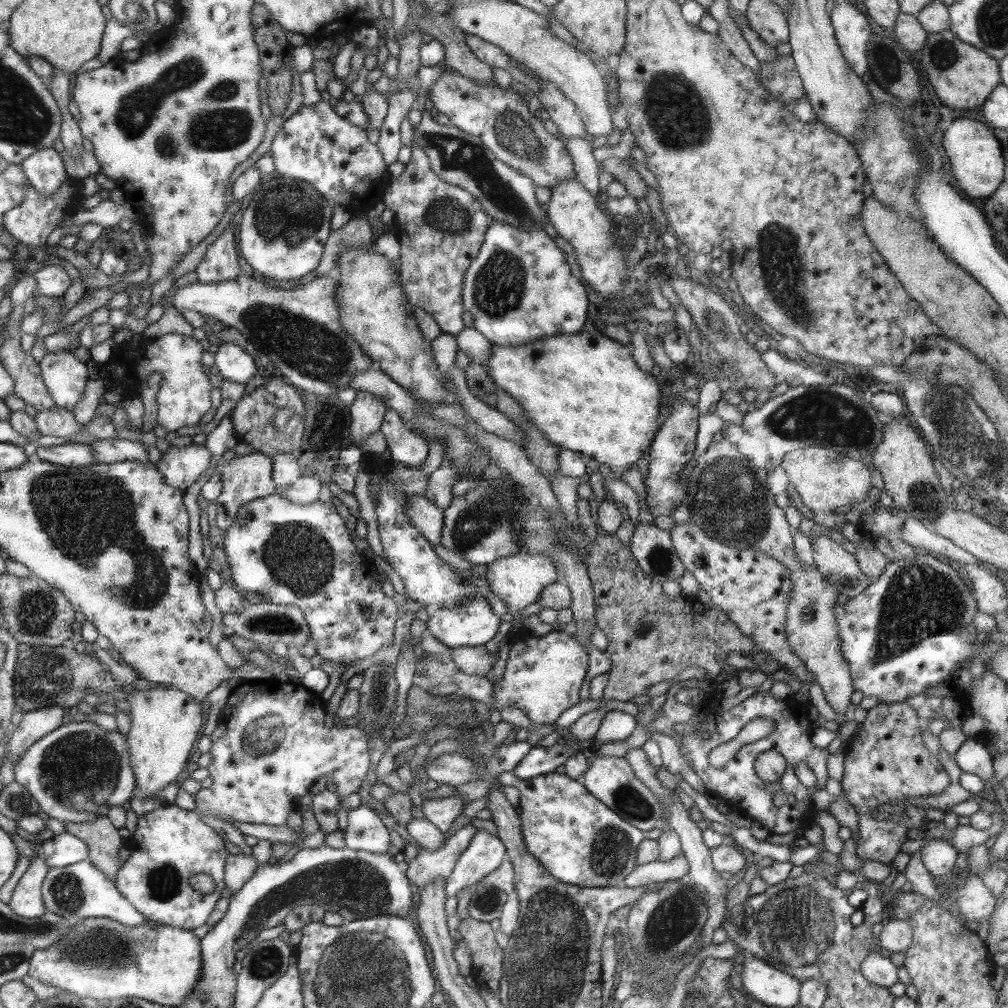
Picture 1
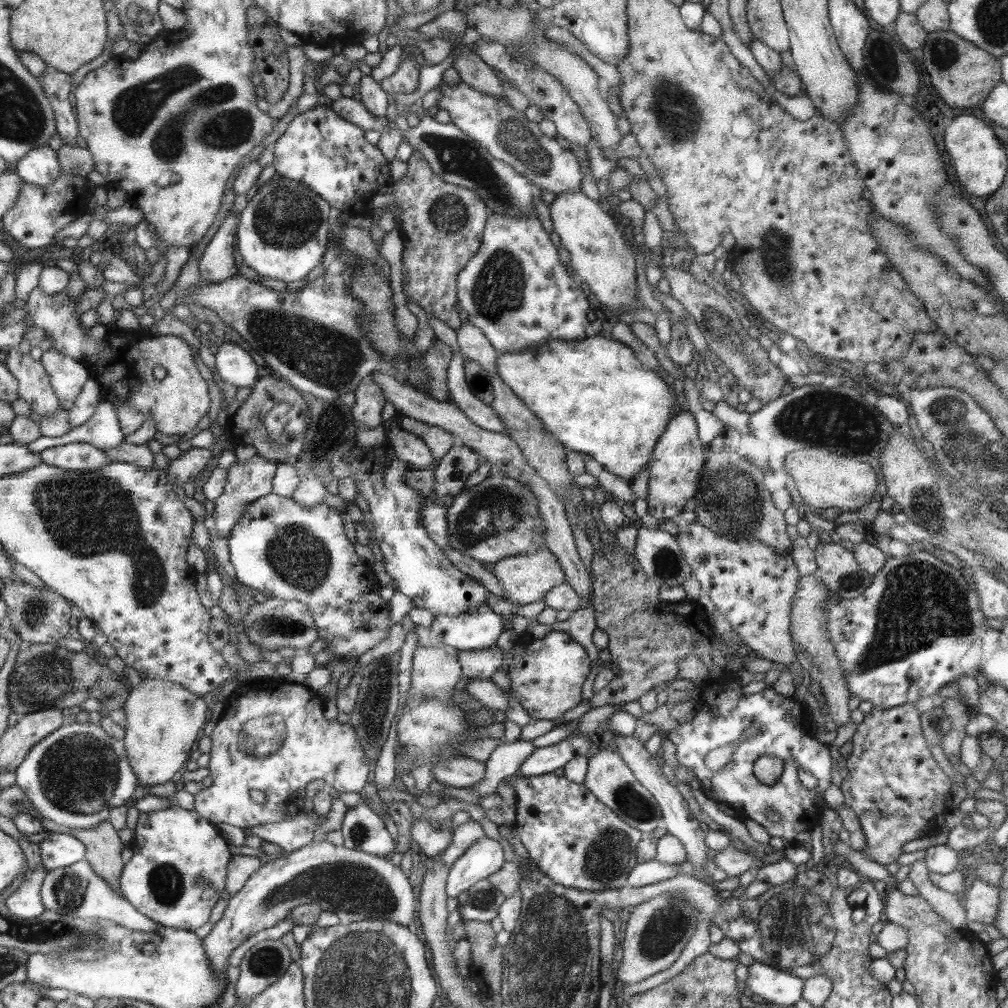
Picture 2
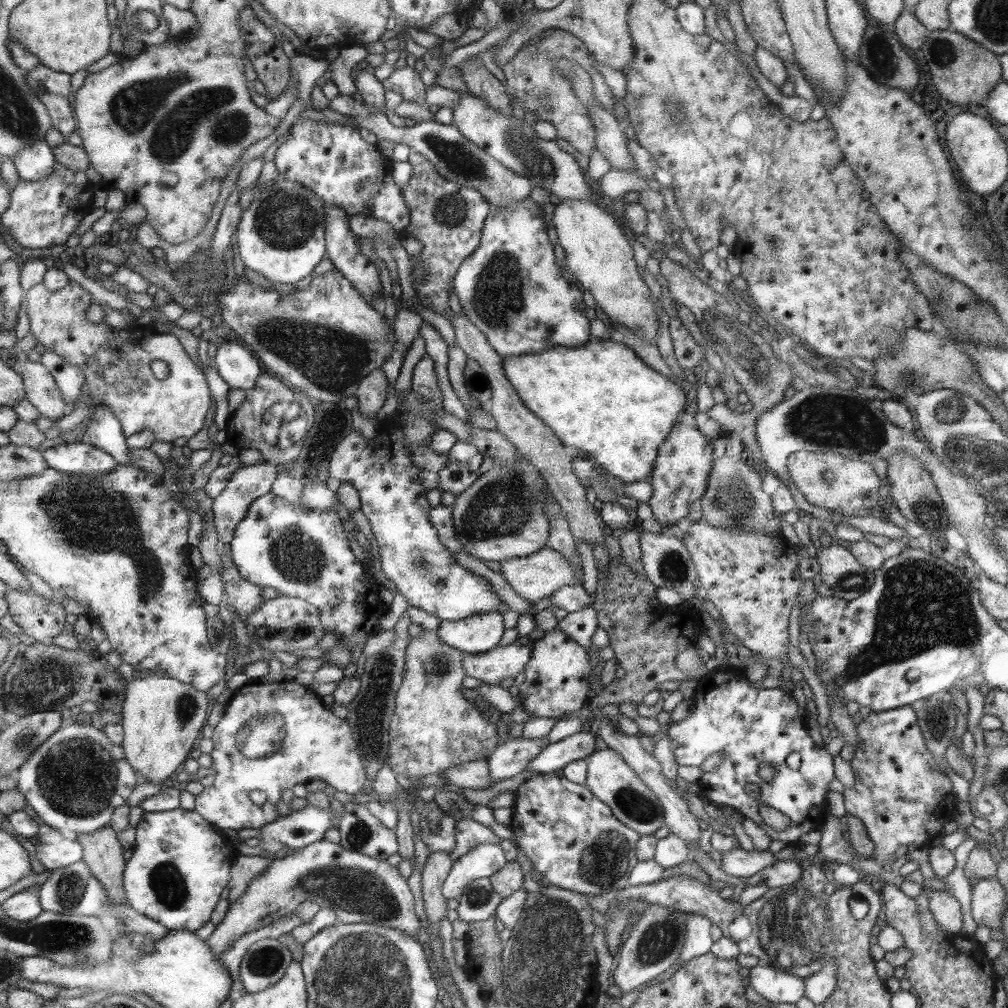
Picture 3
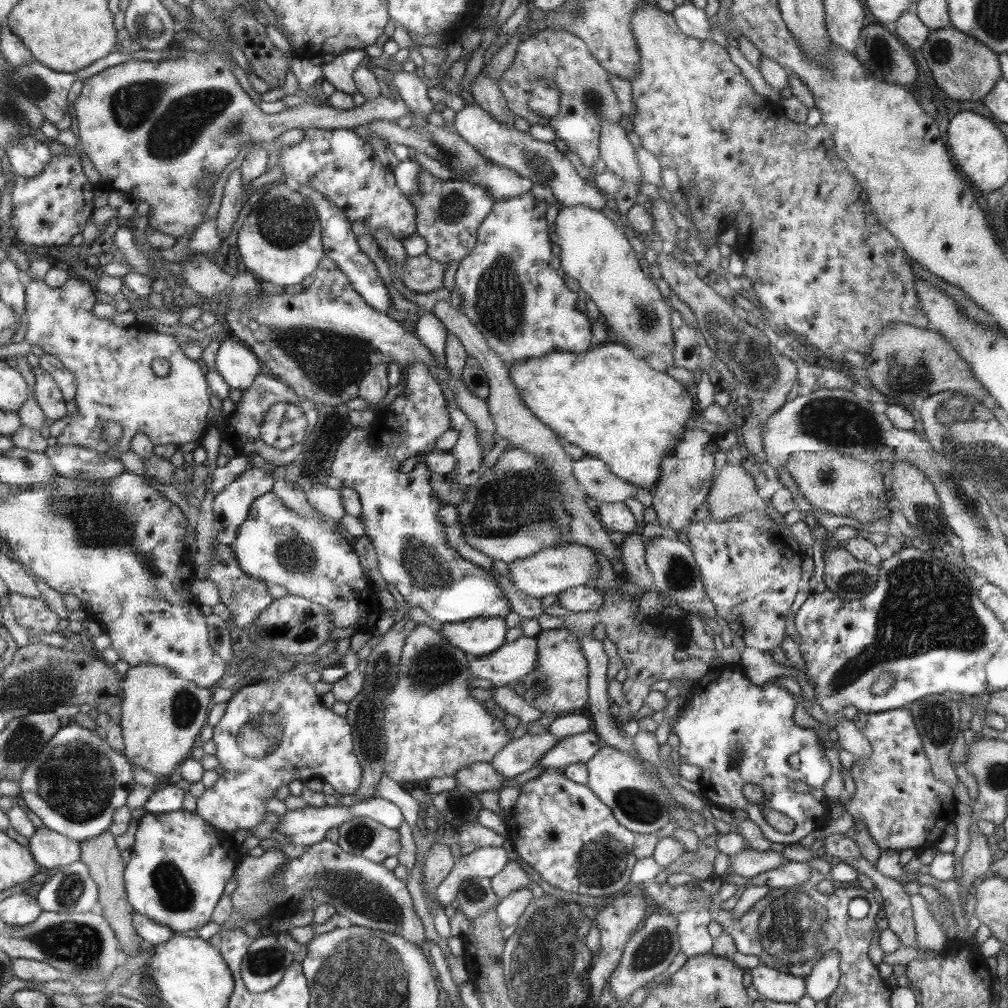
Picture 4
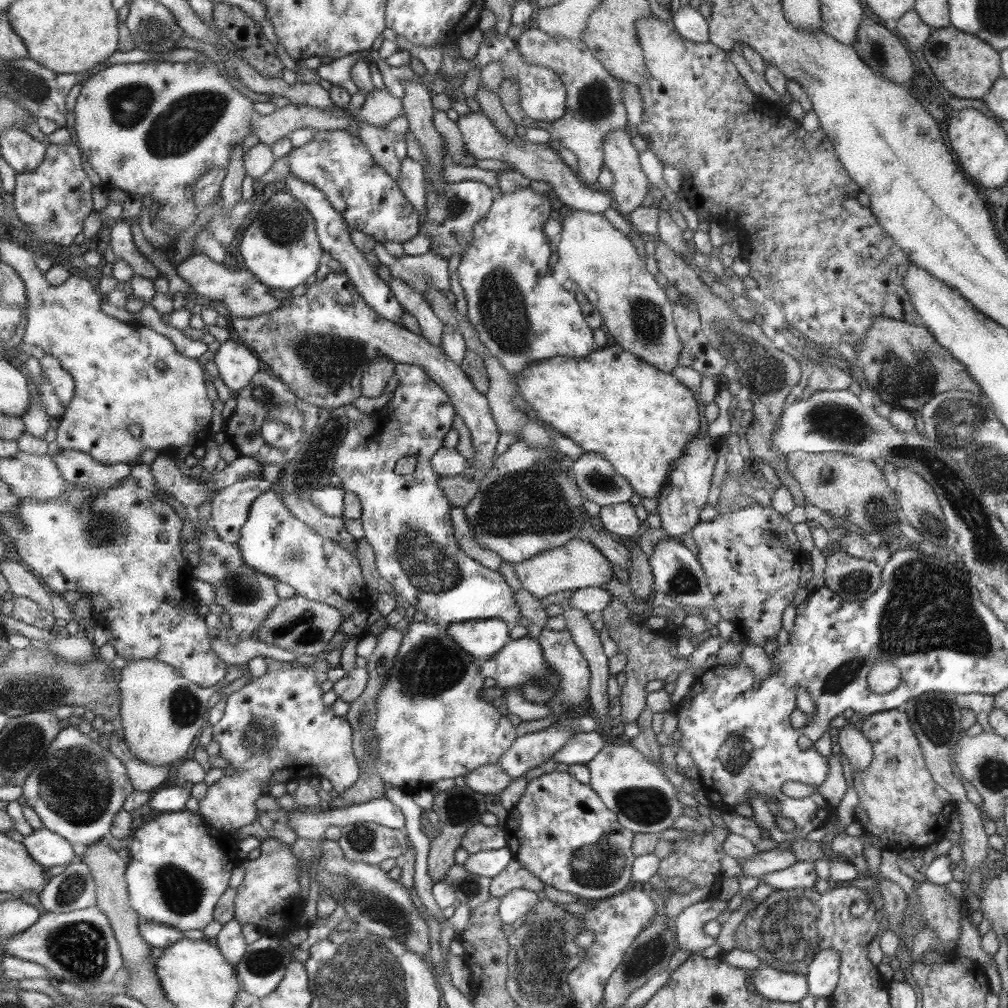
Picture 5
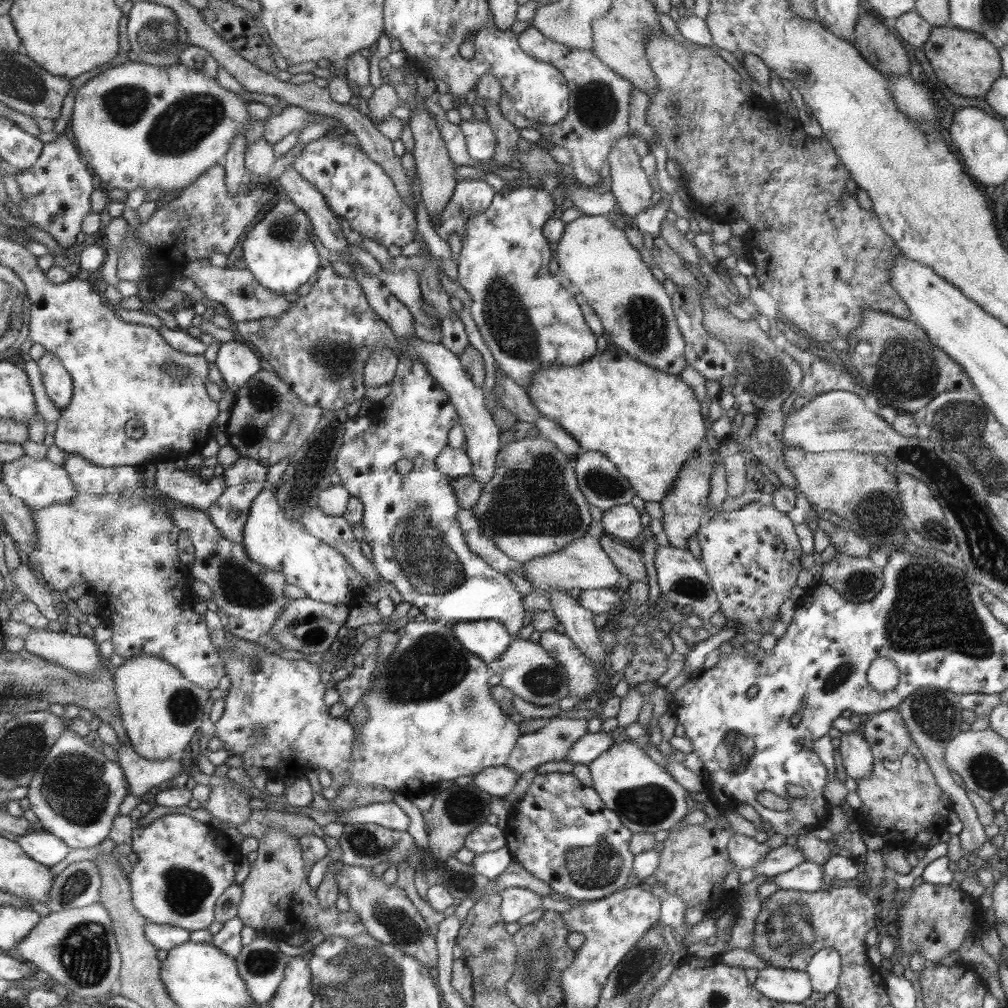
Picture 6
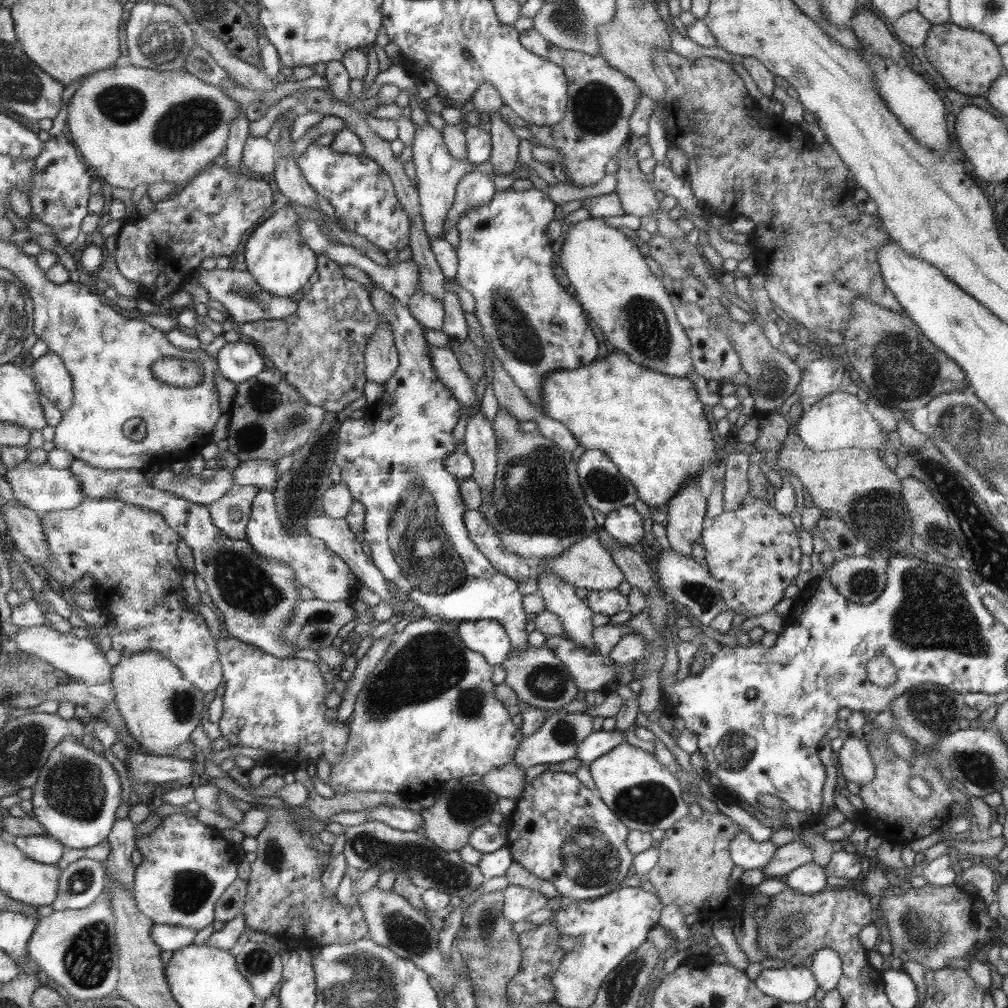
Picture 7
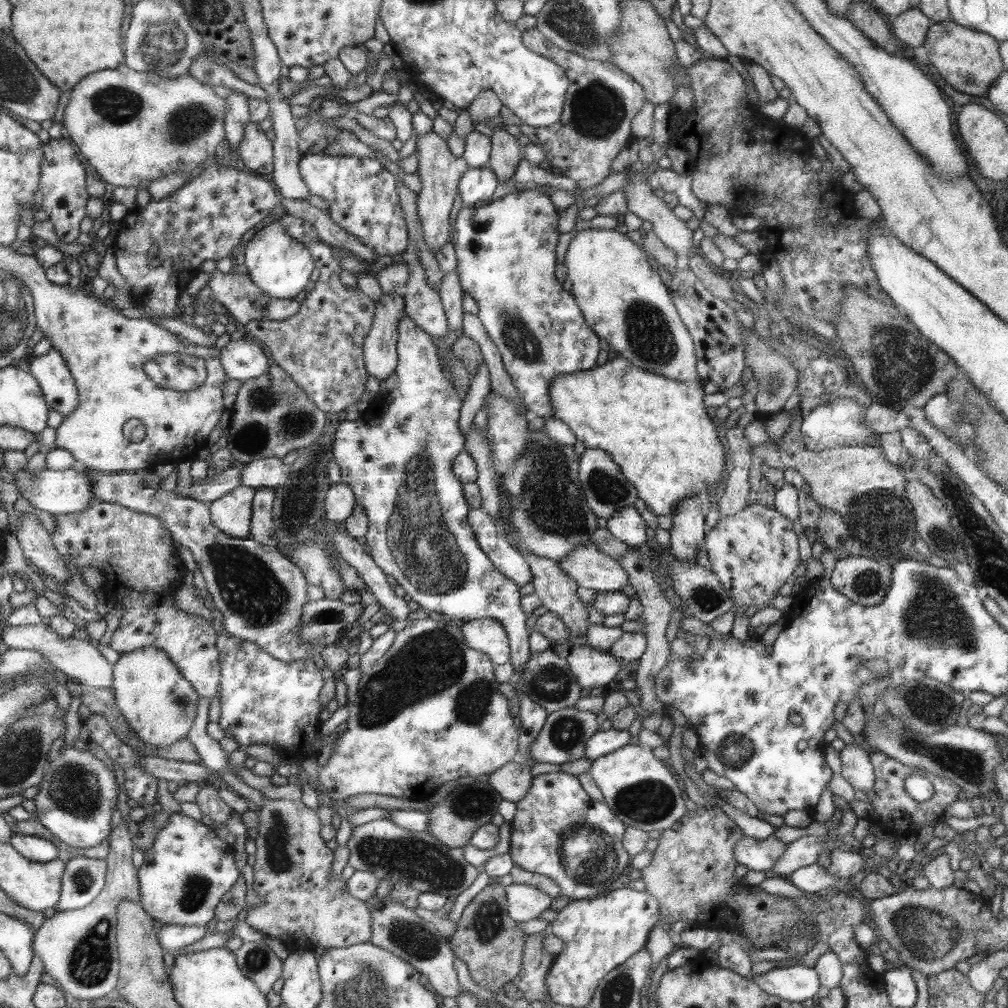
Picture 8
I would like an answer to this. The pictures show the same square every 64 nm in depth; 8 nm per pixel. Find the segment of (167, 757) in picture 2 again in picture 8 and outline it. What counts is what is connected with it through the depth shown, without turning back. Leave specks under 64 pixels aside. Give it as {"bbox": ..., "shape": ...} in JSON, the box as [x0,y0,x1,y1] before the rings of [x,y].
{"bbox":[112,647,201,747],"shape":[[[154,647],[136,649],[132,653],[124,654],[114,667],[115,680],[112,687],[117,693],[119,707],[126,715],[132,730],[136,731],[142,741],[165,747],[188,736],[188,731],[198,713],[198,701],[201,696],[193,684],[184,678],[179,666],[176,666],[164,651]]]}

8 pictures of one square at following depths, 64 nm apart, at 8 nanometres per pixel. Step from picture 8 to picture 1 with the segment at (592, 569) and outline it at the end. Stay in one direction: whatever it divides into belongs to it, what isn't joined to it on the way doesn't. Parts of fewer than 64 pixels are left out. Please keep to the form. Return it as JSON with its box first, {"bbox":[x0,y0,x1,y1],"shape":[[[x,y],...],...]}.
{"bbox":[485,550,561,636],"shape":[[[521,550],[519,553],[501,558],[488,565],[485,575],[485,581],[488,581],[487,588],[490,588],[504,602],[508,613],[512,615],[508,636],[519,630],[518,624],[516,624],[516,617],[523,616],[522,609],[529,604],[538,602],[544,588],[559,580],[561,580],[561,576],[558,576],[554,562],[544,553],[528,553],[526,550]]]}

